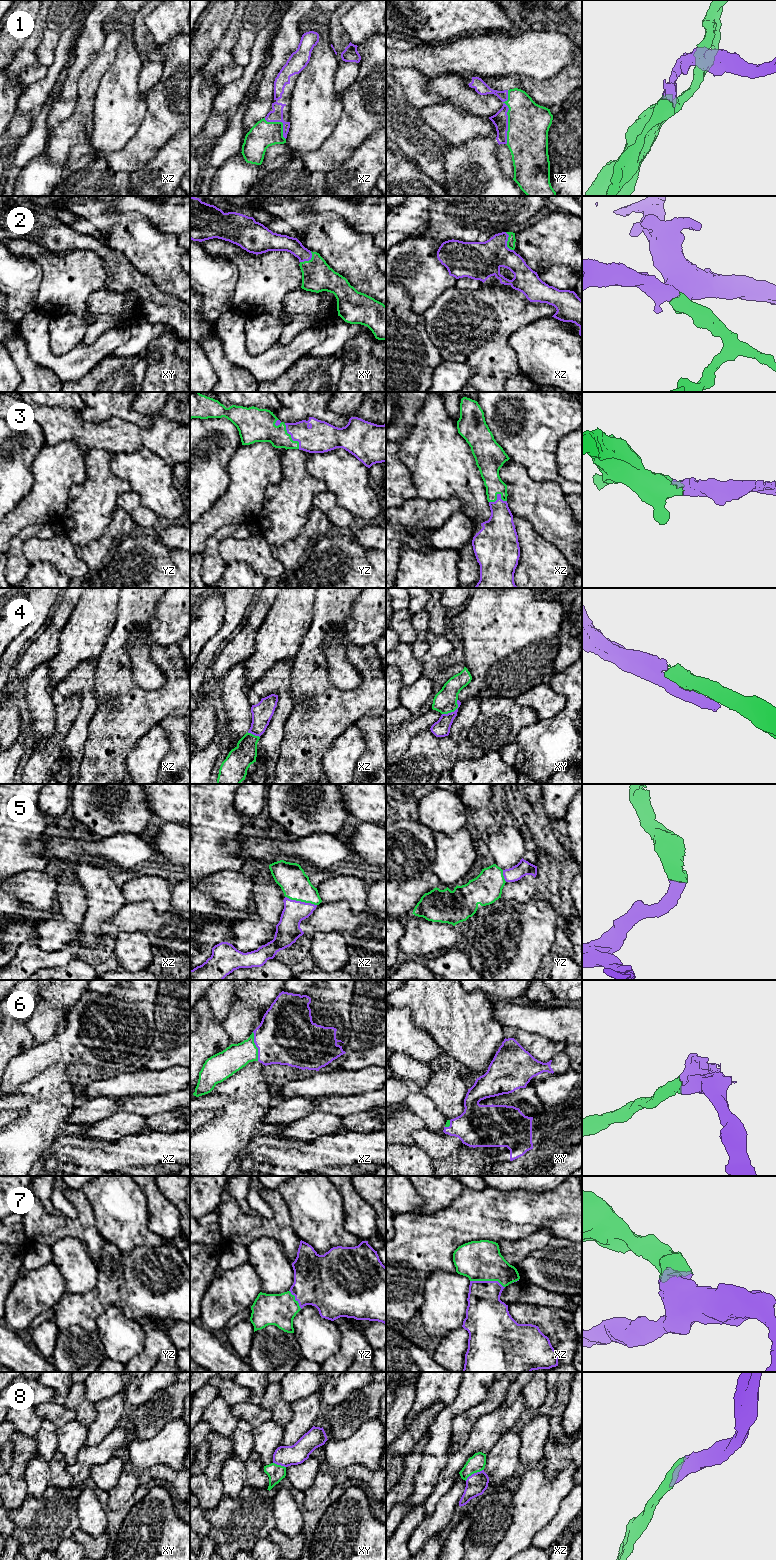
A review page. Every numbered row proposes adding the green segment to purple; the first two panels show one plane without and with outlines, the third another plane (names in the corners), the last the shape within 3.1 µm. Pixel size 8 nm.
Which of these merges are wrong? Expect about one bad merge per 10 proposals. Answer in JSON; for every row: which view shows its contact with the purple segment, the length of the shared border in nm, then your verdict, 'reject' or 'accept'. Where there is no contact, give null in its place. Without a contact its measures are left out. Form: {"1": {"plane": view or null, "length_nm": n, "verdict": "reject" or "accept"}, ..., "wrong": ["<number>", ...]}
{"1": {"plane": "yz", "length_nm": 440, "verdict": "accept"}, "2": {"plane": "xz", "length_nm": 170, "verdict": "accept"}, "3": {"plane": "yz", "length_nm": 240, "verdict": "accept"}, "4": {"plane": "xy", "length_nm": 180, "verdict": "accept"}, "5": {"plane": "xz", "length_nm": 260, "verdict": "accept"}, "6": {"plane": "xz", "length_nm": 240, "verdict": "accept"}, "7": {"plane": "xz", "length_nm": 280, "verdict": "accept"}, "8": {"plane": "xz", "length_nm": 180, "verdict": "accept"}, "wrong": []}

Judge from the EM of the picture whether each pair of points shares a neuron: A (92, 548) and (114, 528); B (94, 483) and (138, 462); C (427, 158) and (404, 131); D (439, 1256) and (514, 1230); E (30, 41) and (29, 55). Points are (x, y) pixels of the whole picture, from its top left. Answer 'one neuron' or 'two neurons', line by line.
A: one neuron
B: two neurons
C: one neuron
D: one neuron
E: one neuron

